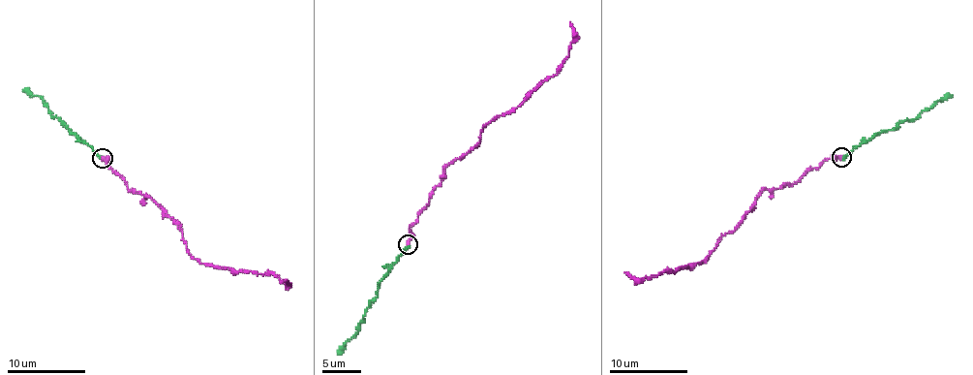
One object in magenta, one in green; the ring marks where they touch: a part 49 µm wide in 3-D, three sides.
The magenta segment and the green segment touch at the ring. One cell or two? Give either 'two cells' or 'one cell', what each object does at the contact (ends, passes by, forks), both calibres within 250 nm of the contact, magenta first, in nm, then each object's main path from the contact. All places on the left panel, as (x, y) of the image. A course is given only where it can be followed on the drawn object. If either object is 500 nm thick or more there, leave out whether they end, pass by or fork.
one cell | magenta ends | green ends | 280/320 nm | magenta via (102, 159), (130, 189), (149, 197), (177, 226), (186, 250), (201, 264), (265, 274), (288, 285), (286, 280) | green via (102, 159), (58, 117), (51, 115), (38, 96), (22, 91)

